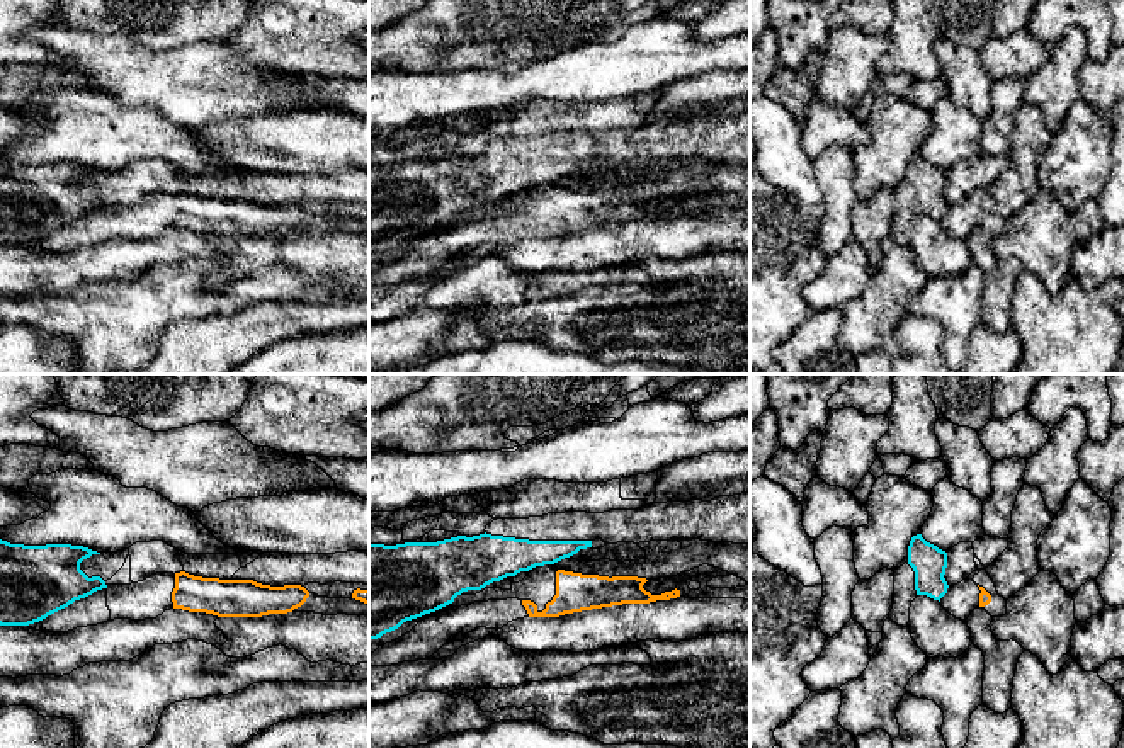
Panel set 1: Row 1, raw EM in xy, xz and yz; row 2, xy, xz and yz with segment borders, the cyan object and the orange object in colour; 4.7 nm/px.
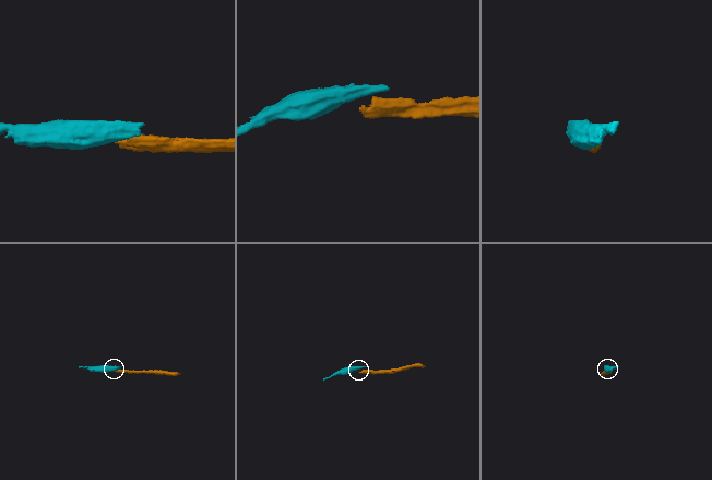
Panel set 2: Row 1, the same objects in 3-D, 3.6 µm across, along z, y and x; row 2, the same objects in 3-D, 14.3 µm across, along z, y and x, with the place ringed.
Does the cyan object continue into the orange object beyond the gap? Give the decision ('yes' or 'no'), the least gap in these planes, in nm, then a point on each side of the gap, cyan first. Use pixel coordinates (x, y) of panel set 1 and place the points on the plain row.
no; 40 nm apart; from cyan across xz (553, 182), (558, 189)

